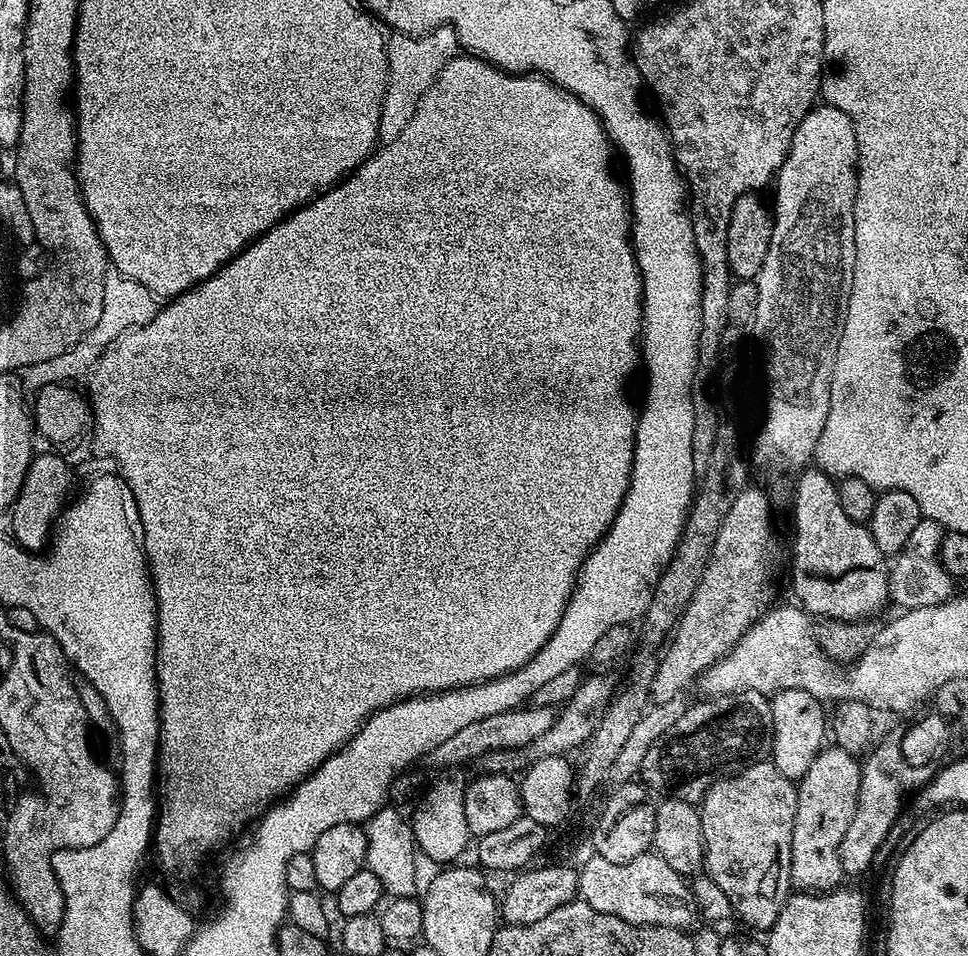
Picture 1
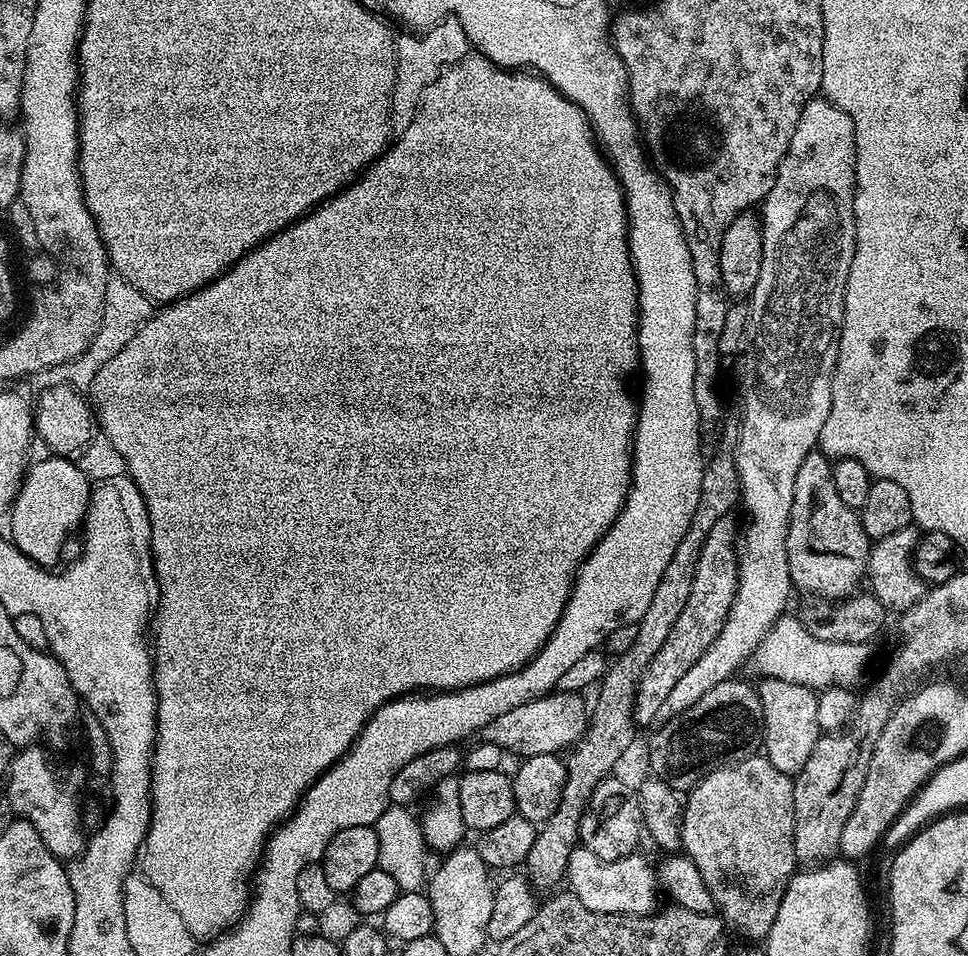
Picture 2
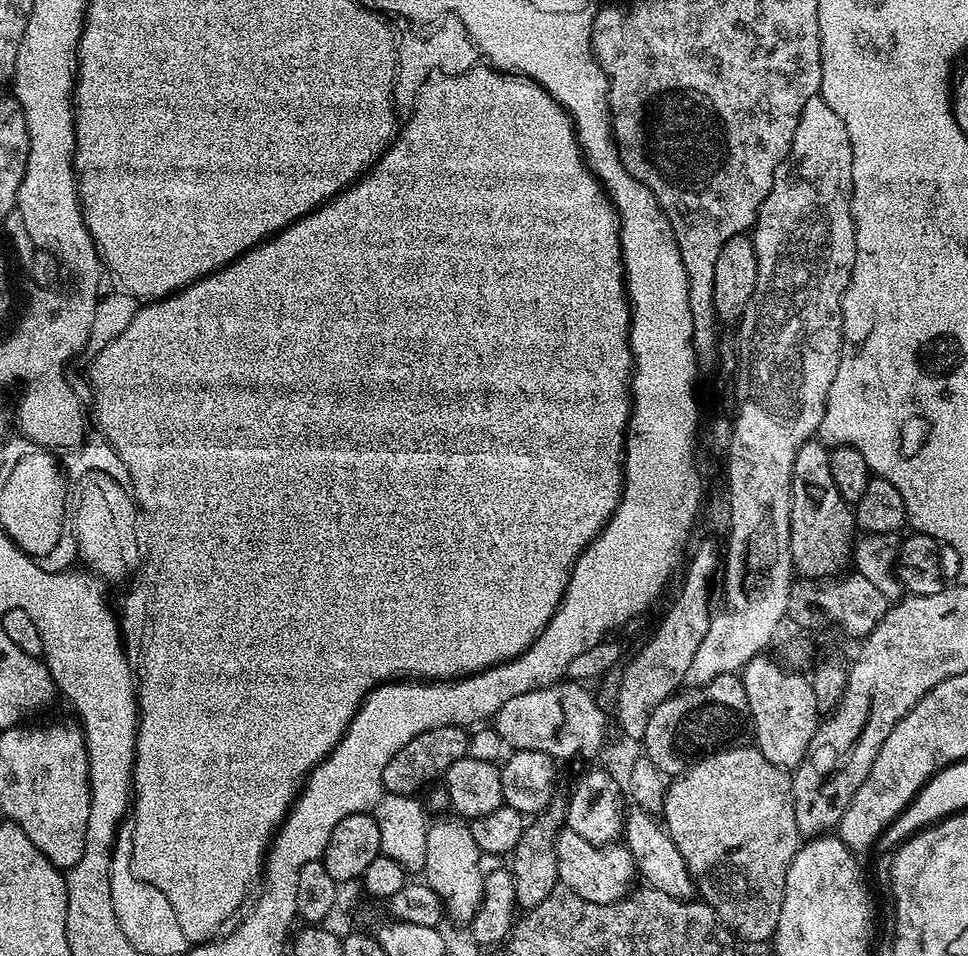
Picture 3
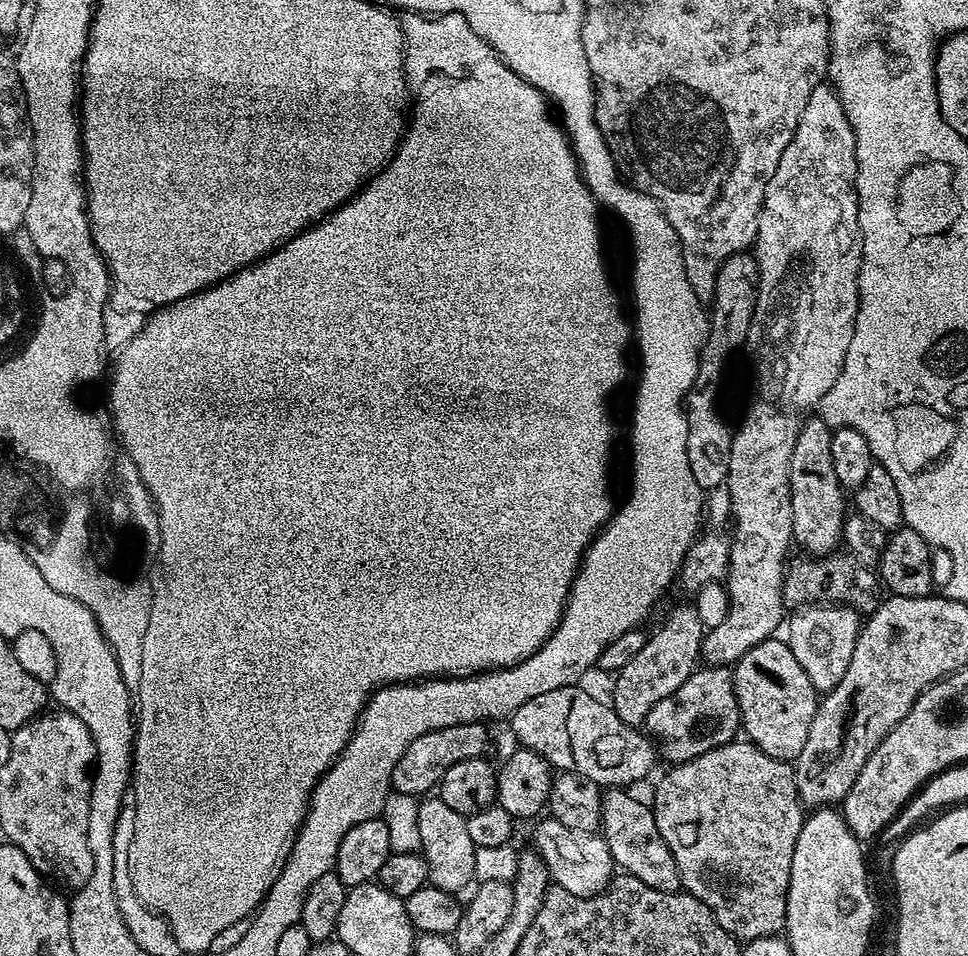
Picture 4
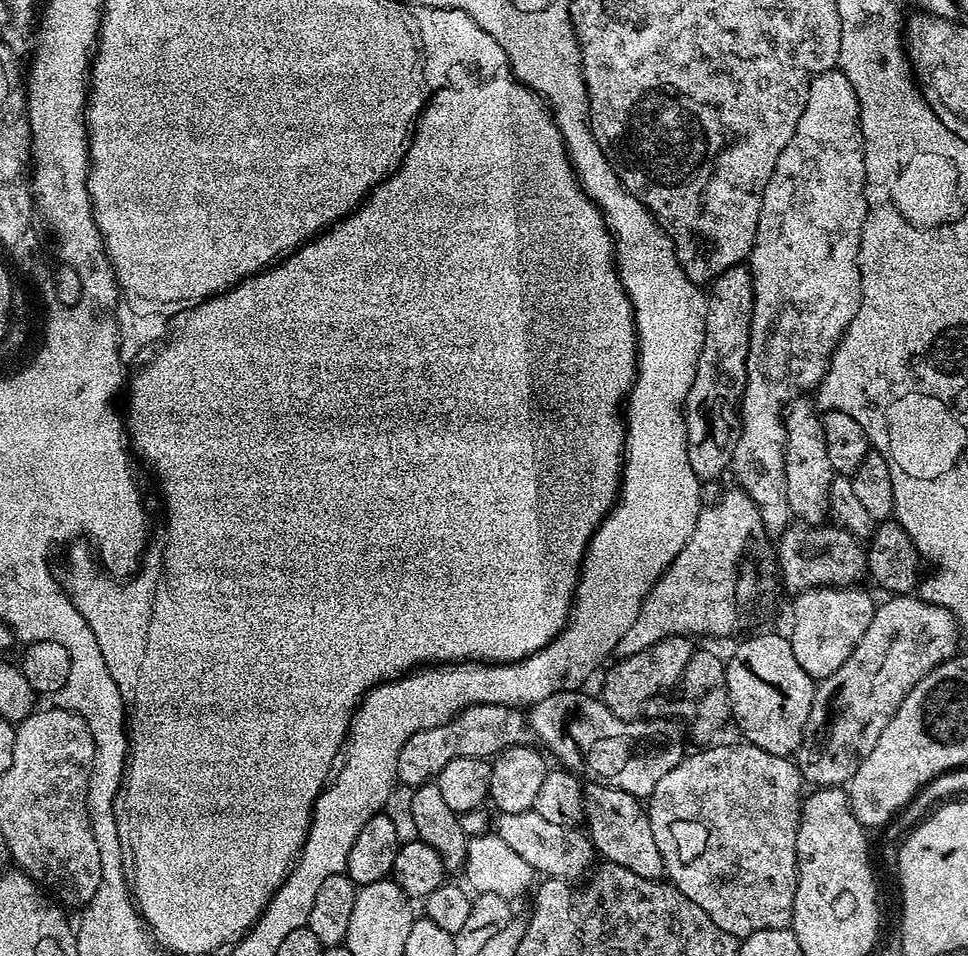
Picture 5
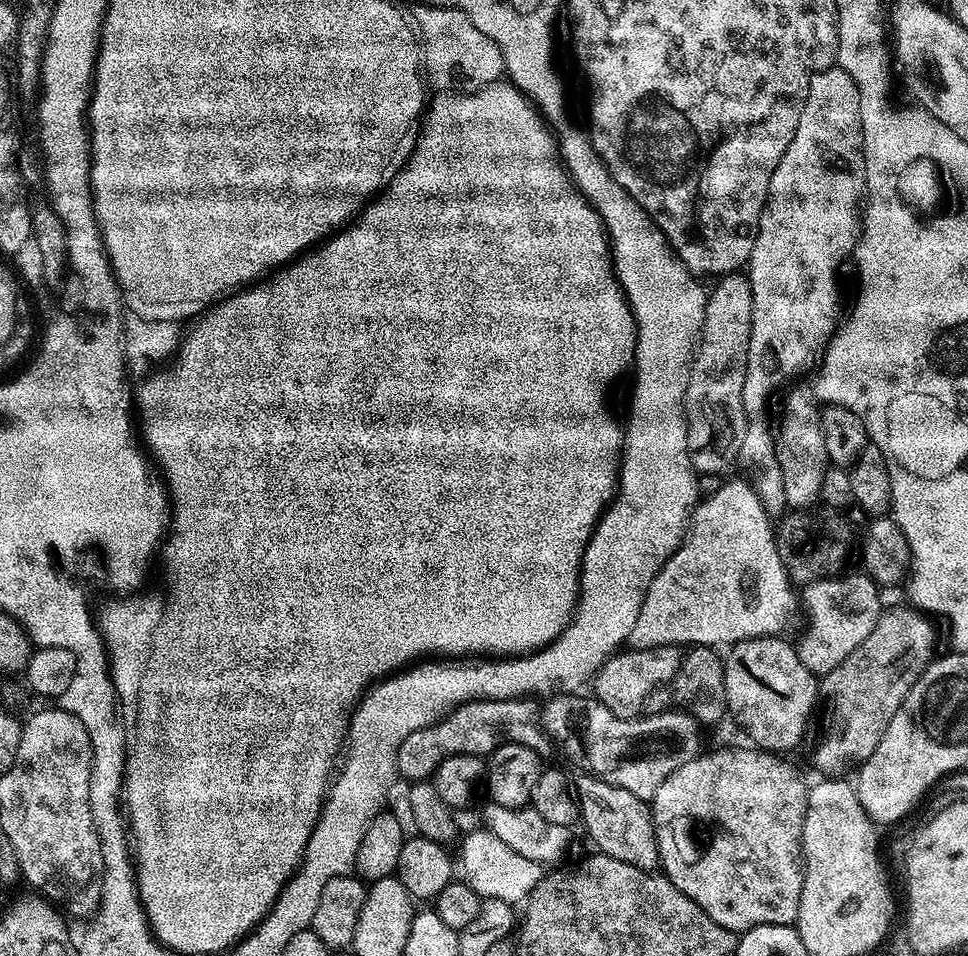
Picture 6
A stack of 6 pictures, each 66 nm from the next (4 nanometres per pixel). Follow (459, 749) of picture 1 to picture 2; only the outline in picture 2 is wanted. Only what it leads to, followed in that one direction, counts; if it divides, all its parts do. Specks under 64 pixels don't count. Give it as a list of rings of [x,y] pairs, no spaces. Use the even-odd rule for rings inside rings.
[[[551,691],[547,696],[538,696],[506,714],[498,714],[494,722],[482,729],[482,737],[496,748],[513,752],[516,758],[527,758],[538,754],[560,754],[571,749],[584,736],[590,723],[590,708],[579,692]]]

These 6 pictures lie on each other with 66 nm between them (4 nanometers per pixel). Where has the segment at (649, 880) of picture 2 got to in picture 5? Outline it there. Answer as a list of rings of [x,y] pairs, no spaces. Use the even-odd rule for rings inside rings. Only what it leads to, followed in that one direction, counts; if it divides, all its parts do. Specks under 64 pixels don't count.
[[[534,810],[522,814],[499,813],[494,820],[494,832],[495,835],[502,838],[502,842],[506,842],[506,846],[510,846],[510,850],[516,851],[532,869],[537,873],[544,872],[540,874],[545,877],[576,882],[593,867],[592,841],[583,831],[557,826],[554,822],[542,818],[542,814],[538,814]]]

